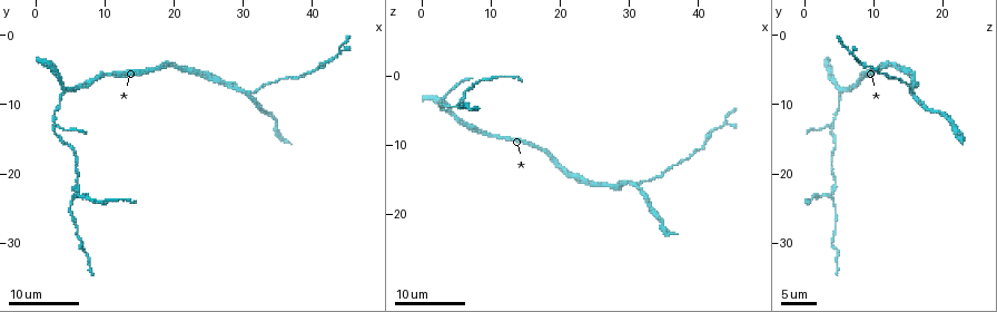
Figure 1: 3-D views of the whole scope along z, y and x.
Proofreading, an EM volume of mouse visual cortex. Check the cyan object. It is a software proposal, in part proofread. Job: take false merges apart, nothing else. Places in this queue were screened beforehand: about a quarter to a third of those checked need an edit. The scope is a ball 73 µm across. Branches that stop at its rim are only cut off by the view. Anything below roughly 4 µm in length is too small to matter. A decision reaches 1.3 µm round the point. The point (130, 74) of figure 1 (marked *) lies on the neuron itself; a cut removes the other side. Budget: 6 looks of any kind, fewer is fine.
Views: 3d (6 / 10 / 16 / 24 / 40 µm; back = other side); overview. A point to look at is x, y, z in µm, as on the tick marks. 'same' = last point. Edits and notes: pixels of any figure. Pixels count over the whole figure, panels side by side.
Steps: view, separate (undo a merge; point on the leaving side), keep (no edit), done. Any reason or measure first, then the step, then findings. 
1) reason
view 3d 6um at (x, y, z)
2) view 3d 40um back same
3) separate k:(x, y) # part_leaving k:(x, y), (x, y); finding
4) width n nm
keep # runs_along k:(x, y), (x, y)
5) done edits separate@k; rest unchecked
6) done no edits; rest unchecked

three arms meet
view 3d 16um at (4.0, 8.0, 5.0)

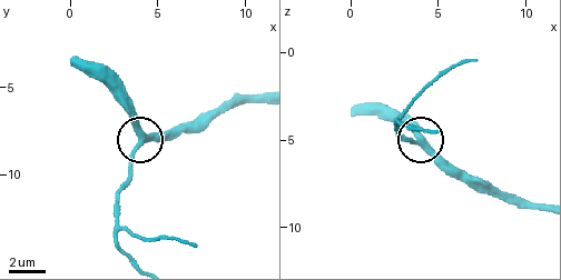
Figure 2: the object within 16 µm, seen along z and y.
zoom in
view 3d 6um at (4.0, 8.1, 5.2)

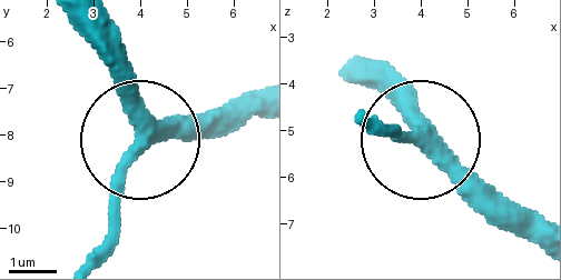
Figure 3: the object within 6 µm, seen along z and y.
side_arm 6 um
keep # runs_along 3:(539, 246), (431, 153), (415, 94), (386, 62); one neuron here

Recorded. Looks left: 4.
three arms meet
view 3d 16um at (6.0, 23.0, 3.5)

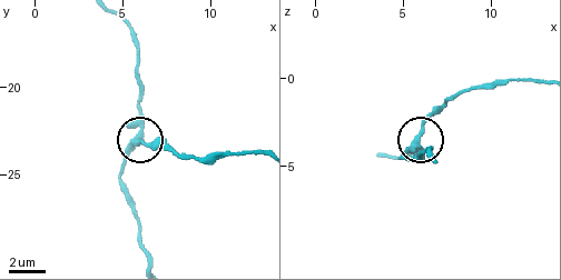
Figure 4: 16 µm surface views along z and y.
zoom in
view 3d 6um at (5.6, 23.3, 3.8)

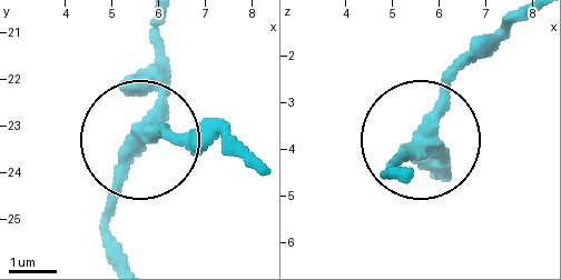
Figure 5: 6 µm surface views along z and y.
arms 3
keep # runs_along 5:(159, 26), (159, 98), (139, 133), (227, 133); all the same neuron

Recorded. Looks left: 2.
a fork
view 3d 16um at (31.0, 8.5, 16.0)

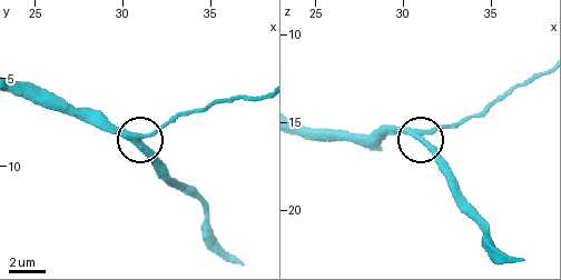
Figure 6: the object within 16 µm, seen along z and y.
view 3d 6um at (30.9, 8.8, 15.8)

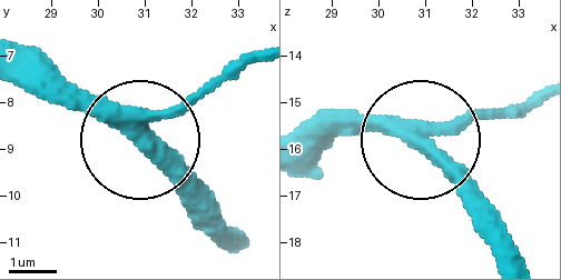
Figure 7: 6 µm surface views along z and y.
width 340 nm
keep # one neuron here

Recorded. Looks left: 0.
done no edits; rest unchecked

